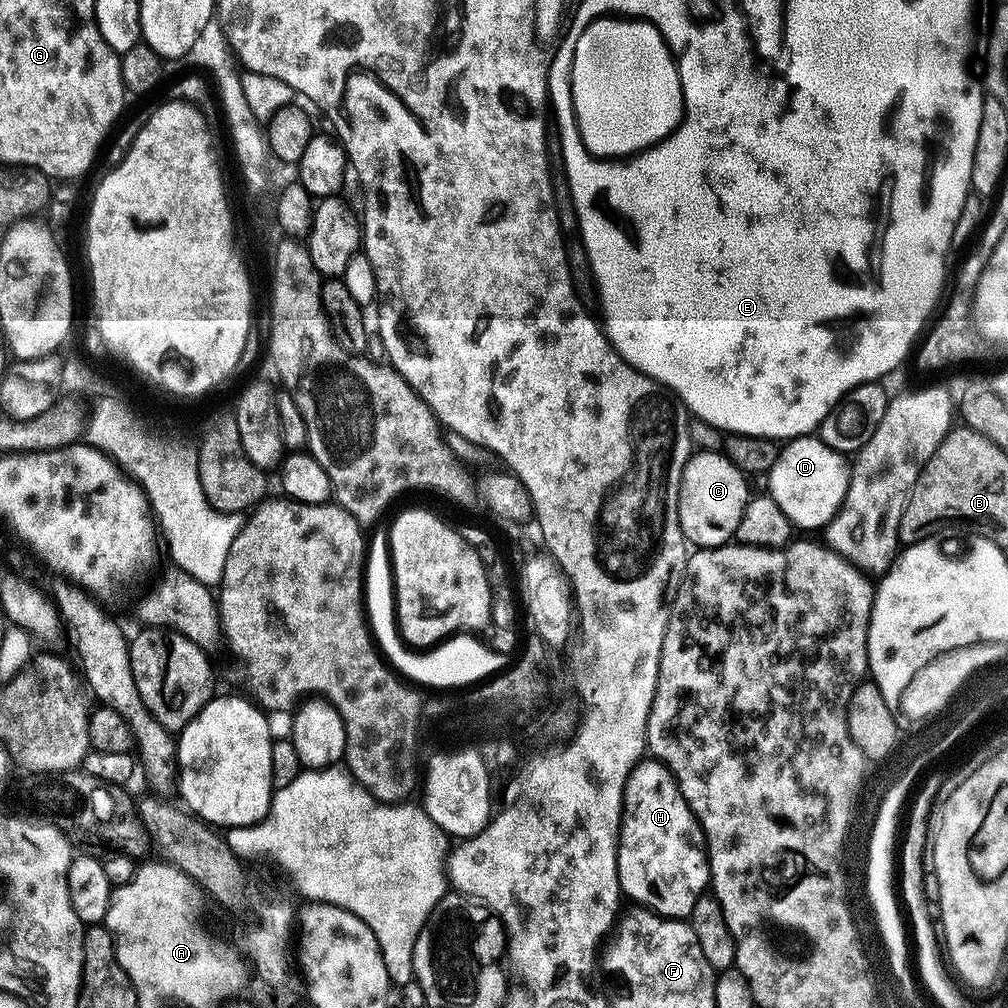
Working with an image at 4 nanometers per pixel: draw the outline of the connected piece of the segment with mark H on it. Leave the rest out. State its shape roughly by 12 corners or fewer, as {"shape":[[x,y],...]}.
{"shape":[[672,771],[624,787],[620,890],[670,920],[710,884],[700,821]]}

